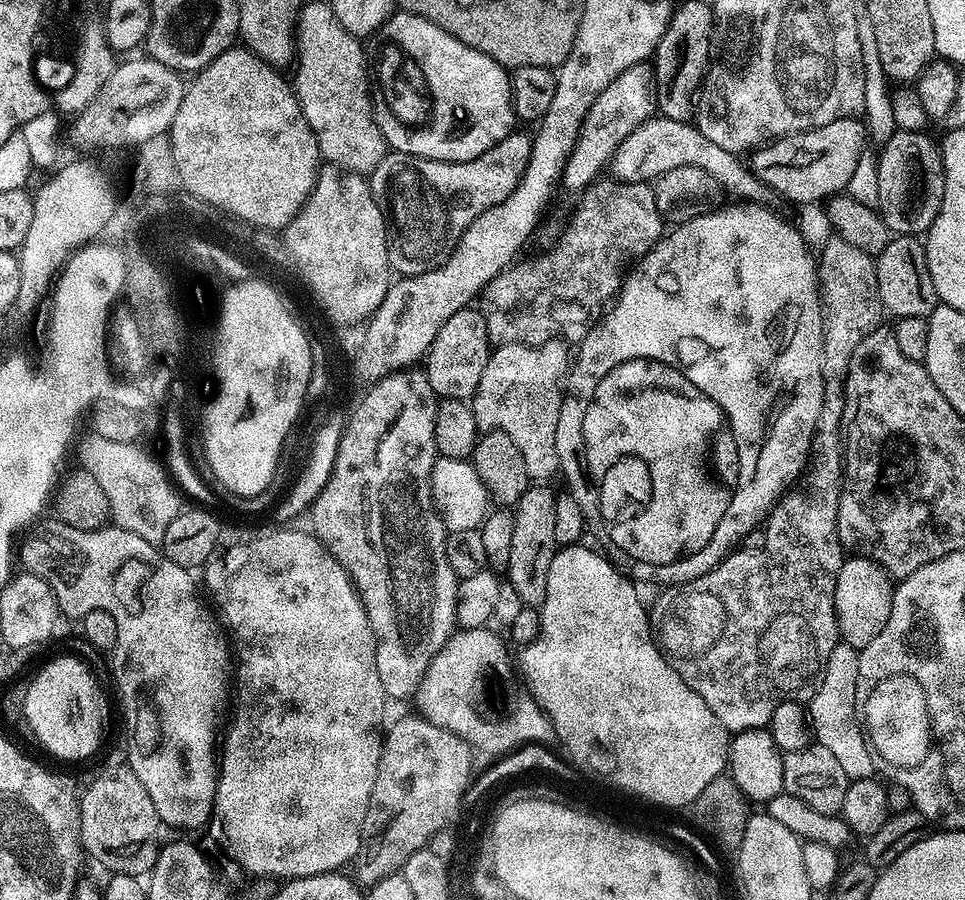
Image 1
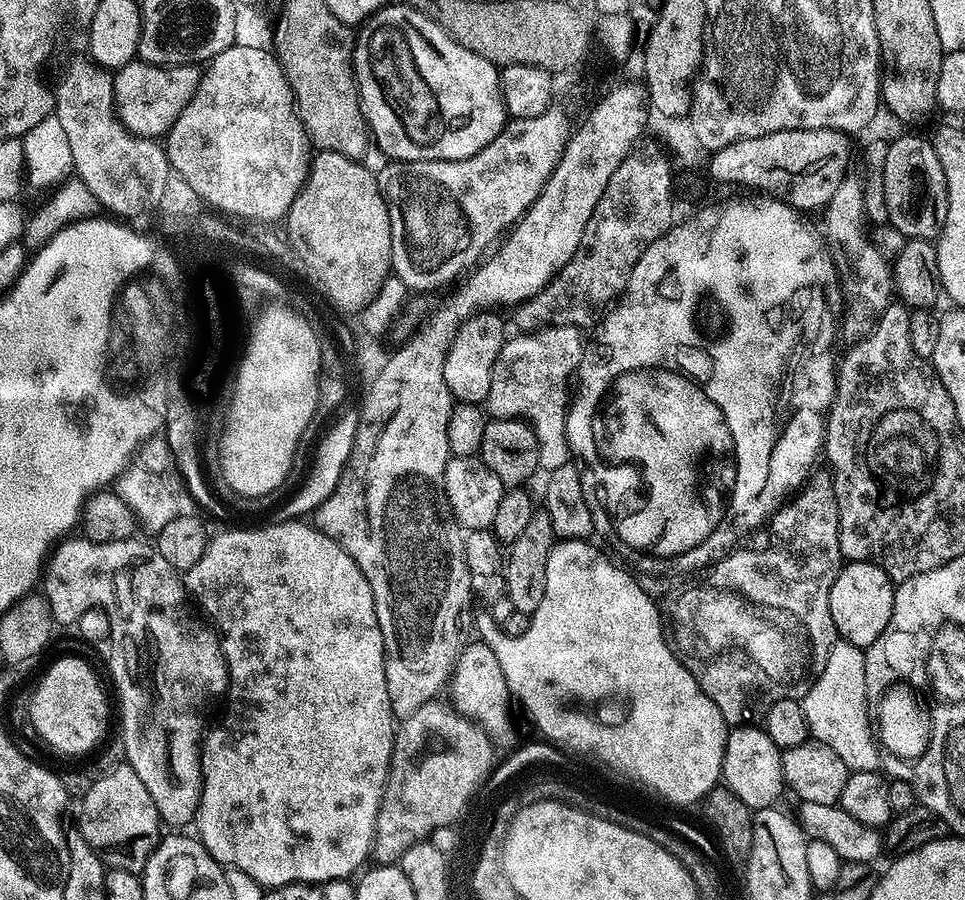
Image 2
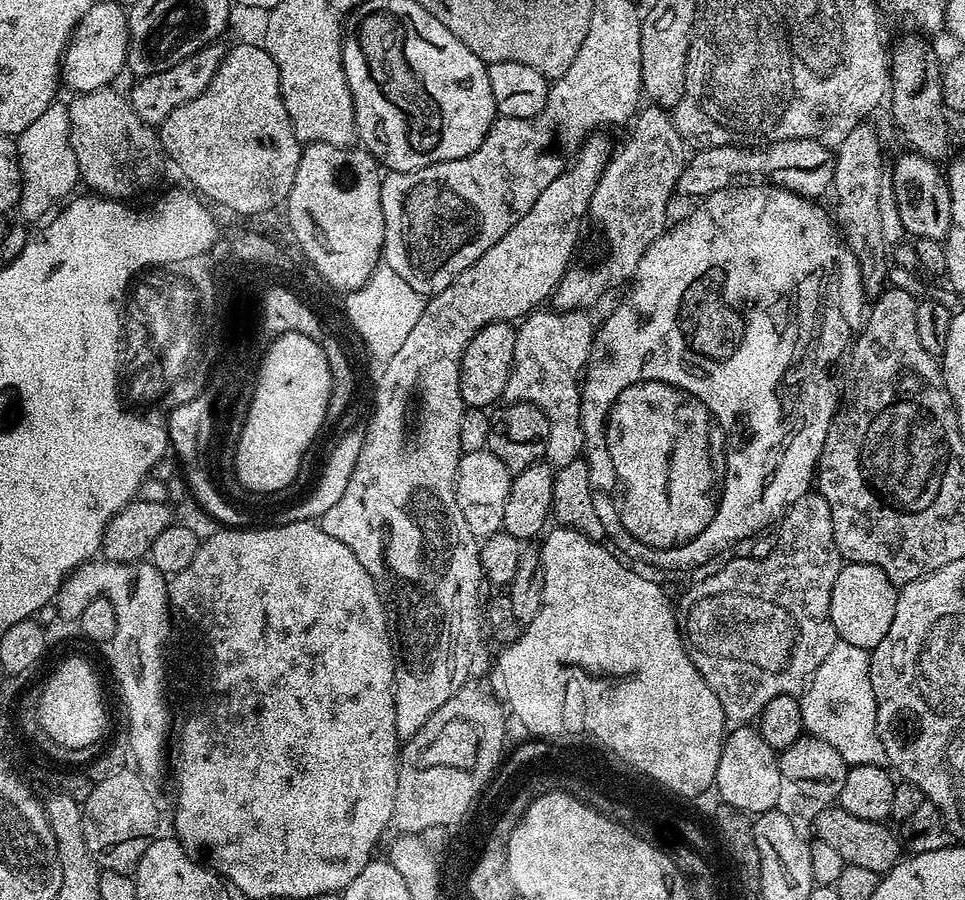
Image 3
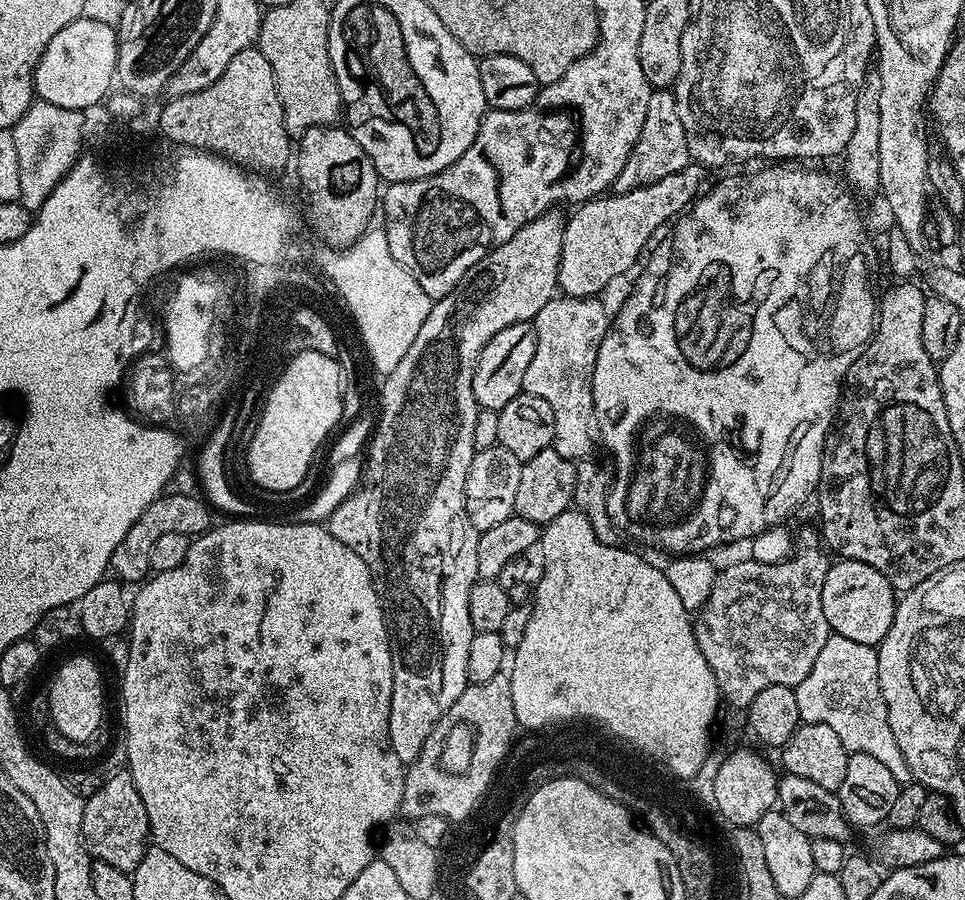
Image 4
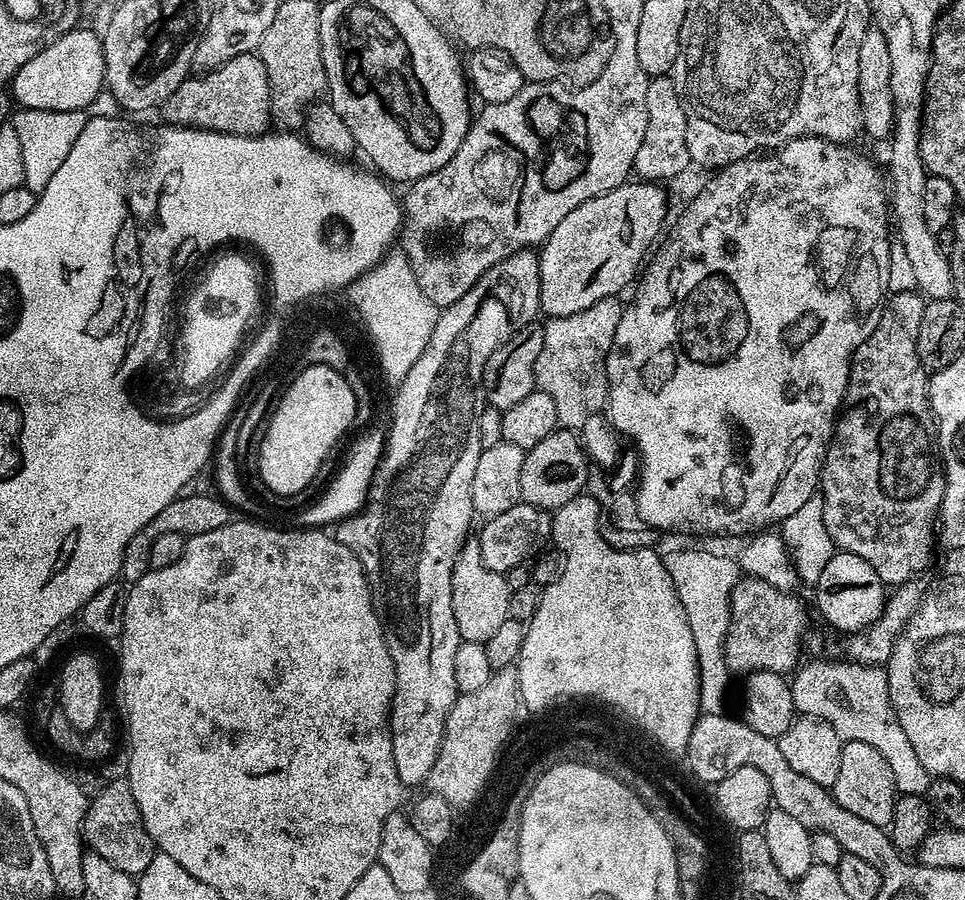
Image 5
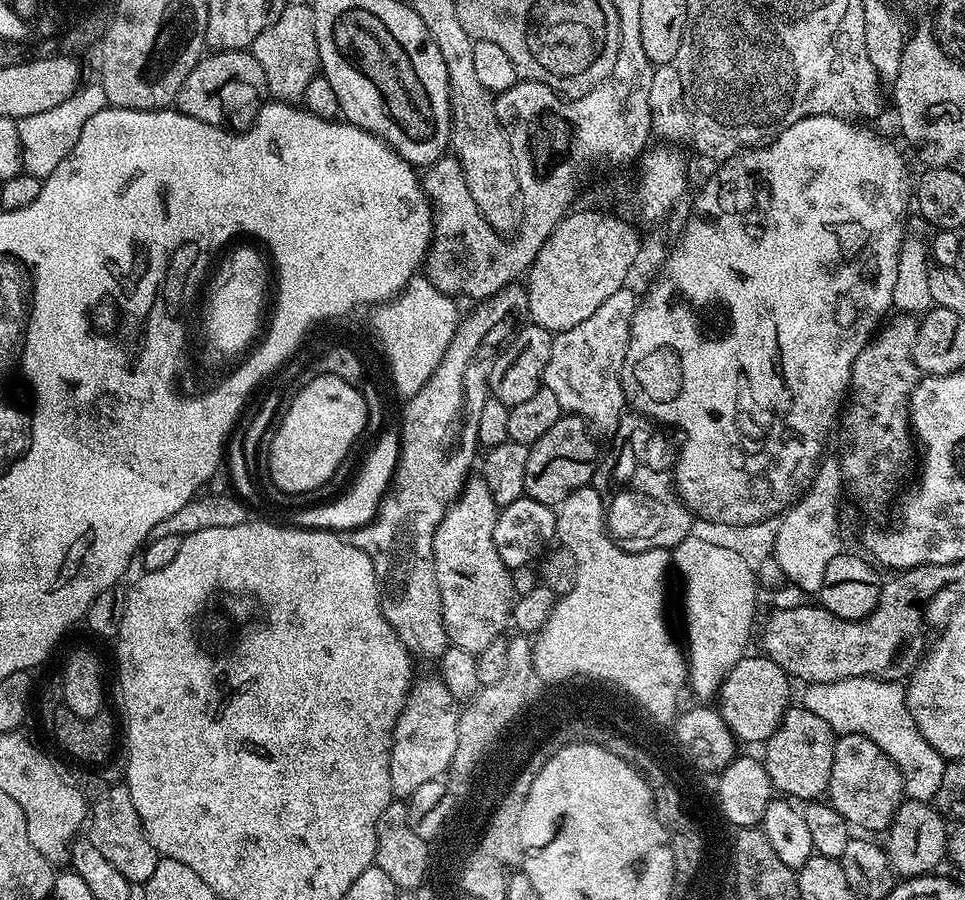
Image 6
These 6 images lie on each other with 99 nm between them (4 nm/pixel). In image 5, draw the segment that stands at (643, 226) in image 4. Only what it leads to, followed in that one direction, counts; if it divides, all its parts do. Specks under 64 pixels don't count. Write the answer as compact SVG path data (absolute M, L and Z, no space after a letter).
M625 182L598 198L582 202L554 226L544 241L538 255L540 311L545 317L578 314L578 310L594 306L602 298L619 297L620 291L628 283L631 285L641 271L642 261L661 239L660 227L668 216L668 196L659 183L632 183Z

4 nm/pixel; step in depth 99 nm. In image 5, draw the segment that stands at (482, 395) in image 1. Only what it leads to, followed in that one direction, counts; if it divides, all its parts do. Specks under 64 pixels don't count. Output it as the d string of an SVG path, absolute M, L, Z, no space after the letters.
M617 297L602 298L586 310L569 316L553 316L543 321L542 354L536 363L536 388L554 398L560 424L568 430L580 430L591 416L605 411L608 398L606 362L614 342L614 330L624 313Z

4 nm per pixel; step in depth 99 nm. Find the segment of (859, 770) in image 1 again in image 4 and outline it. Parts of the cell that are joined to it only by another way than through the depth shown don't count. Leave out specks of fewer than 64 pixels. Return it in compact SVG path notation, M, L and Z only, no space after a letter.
M829 635L826 646L822 646L814 661L814 670L802 678L795 690L798 714L803 723L830 726L849 754L870 754L870 758L878 758L878 762L882 762L882 766L894 774L901 786L913 783L910 766L906 758L902 758L898 742L894 742L894 730L890 730L882 686L878 686L878 654L873 645Z

